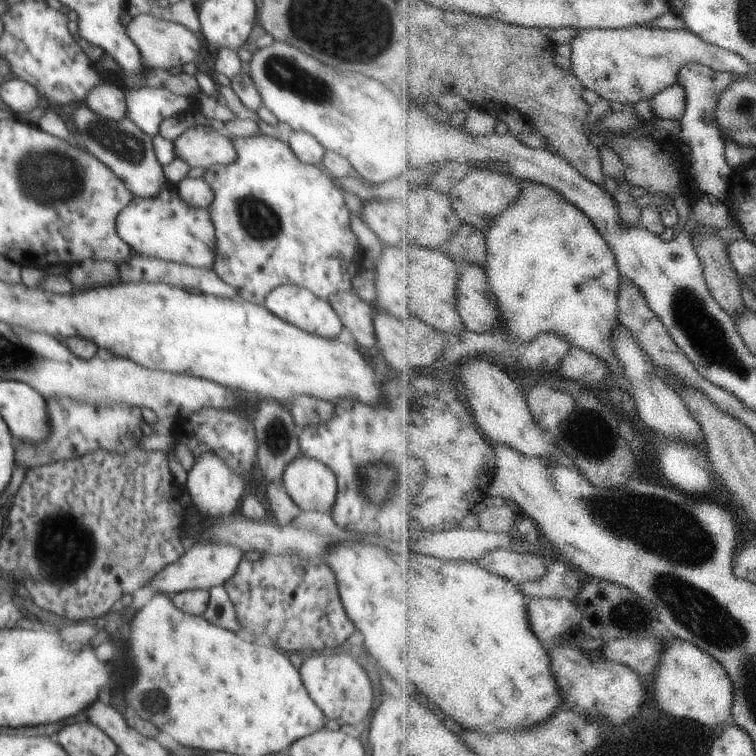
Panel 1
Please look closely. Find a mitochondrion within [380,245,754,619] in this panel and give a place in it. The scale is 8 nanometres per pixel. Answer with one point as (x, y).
(700, 329)

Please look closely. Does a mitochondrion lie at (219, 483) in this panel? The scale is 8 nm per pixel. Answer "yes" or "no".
no

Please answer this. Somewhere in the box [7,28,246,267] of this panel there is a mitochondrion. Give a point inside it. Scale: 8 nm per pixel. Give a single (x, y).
(52, 177)

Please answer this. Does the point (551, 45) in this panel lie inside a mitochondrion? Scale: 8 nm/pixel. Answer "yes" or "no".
no

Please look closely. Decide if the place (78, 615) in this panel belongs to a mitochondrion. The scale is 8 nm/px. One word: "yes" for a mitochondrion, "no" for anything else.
no

